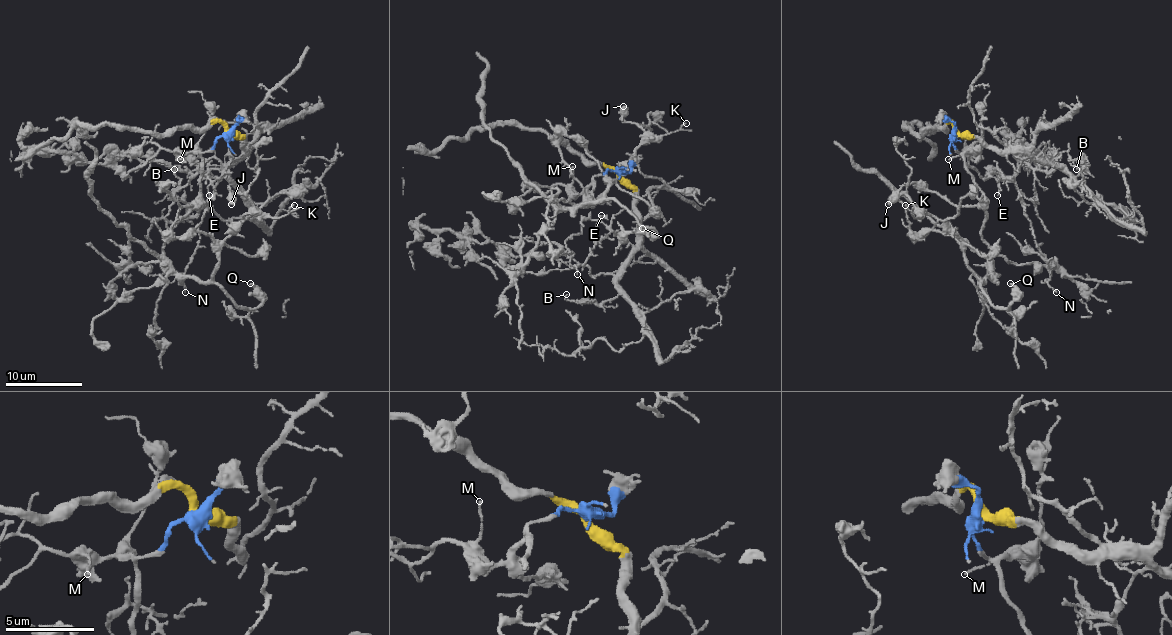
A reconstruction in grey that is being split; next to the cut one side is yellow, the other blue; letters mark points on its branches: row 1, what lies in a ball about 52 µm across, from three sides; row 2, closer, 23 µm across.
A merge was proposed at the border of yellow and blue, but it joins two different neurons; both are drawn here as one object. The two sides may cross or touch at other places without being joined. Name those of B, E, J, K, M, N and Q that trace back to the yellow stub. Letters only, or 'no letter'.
B, E, N

